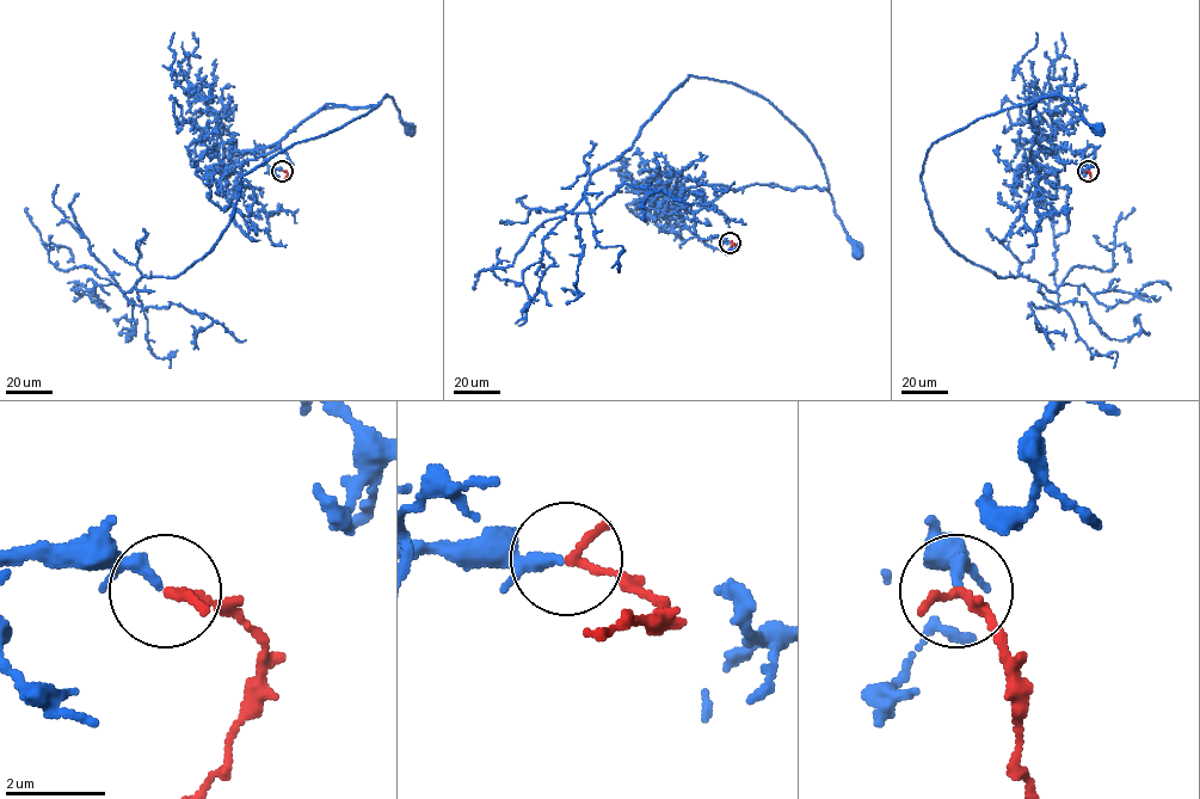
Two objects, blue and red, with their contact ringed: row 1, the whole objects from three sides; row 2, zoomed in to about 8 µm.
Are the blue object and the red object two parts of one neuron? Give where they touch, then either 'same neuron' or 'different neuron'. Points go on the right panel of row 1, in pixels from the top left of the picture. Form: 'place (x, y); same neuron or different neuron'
place (1088, 171); same neuron

